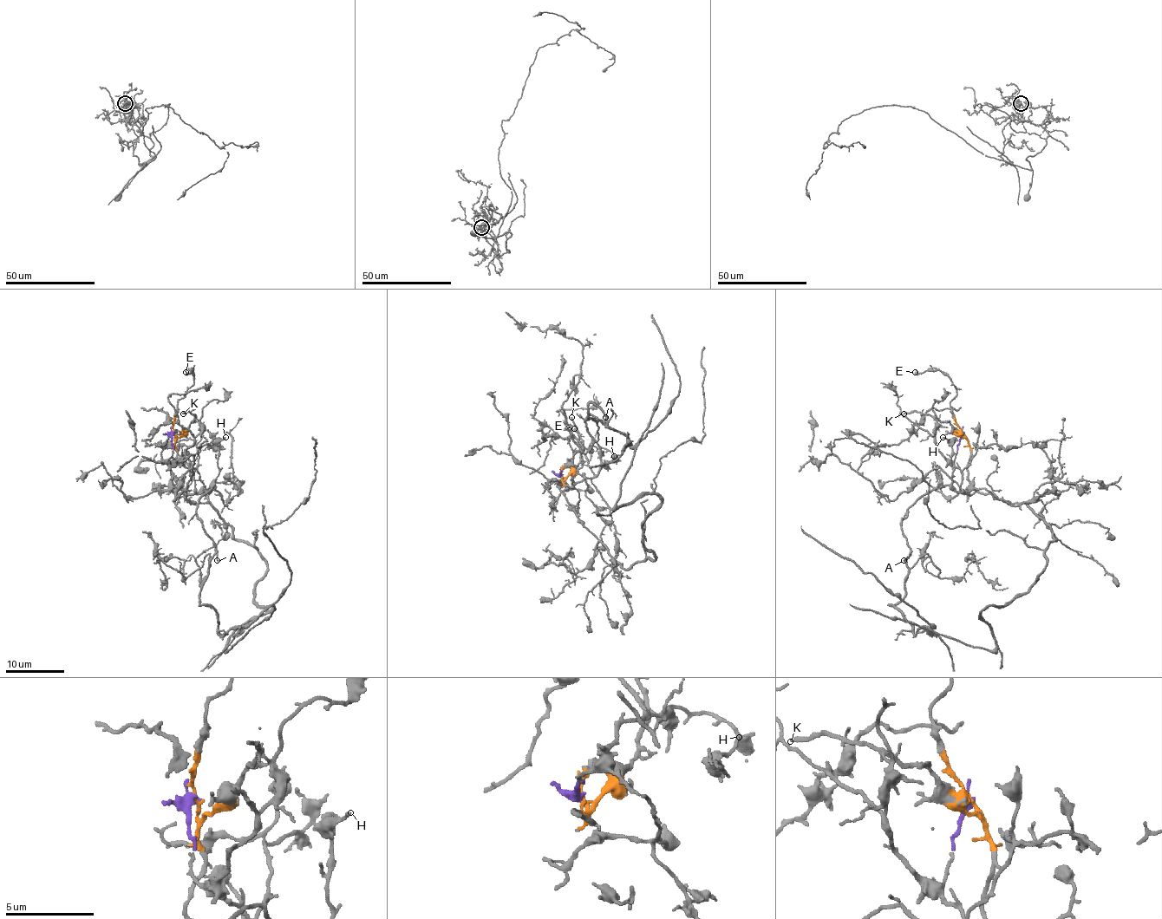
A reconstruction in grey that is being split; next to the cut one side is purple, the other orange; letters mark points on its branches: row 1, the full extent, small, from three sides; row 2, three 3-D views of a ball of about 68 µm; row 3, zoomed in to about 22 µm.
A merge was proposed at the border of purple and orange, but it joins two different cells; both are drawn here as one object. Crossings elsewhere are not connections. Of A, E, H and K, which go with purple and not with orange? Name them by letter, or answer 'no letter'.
A, H

